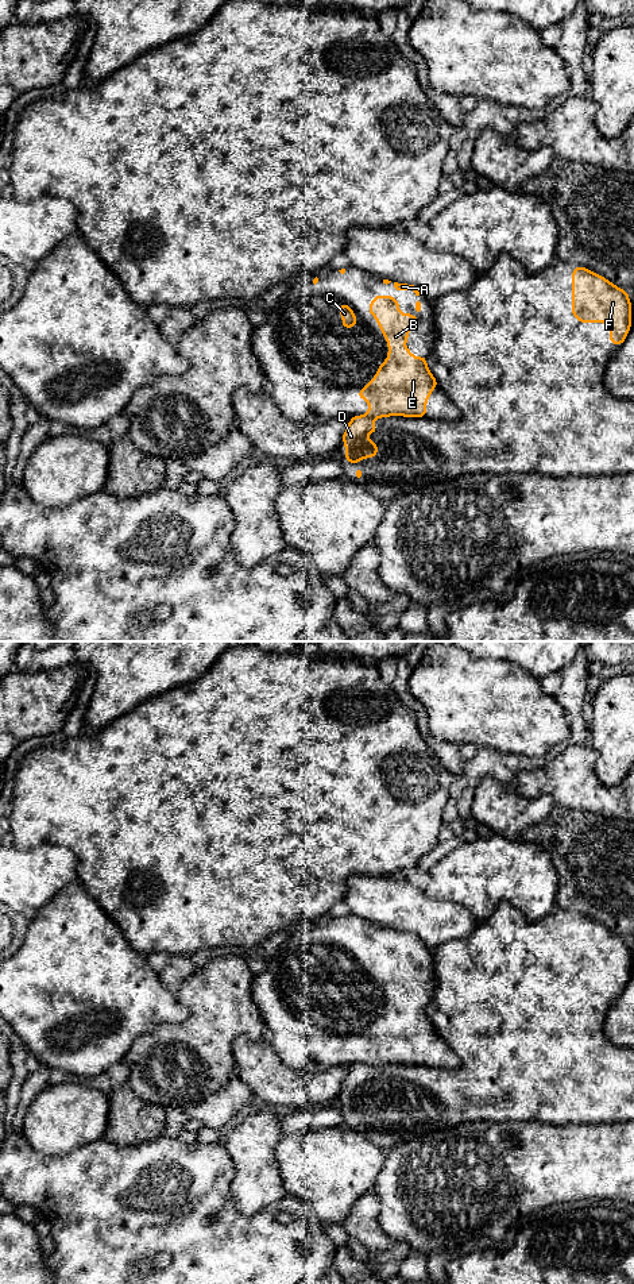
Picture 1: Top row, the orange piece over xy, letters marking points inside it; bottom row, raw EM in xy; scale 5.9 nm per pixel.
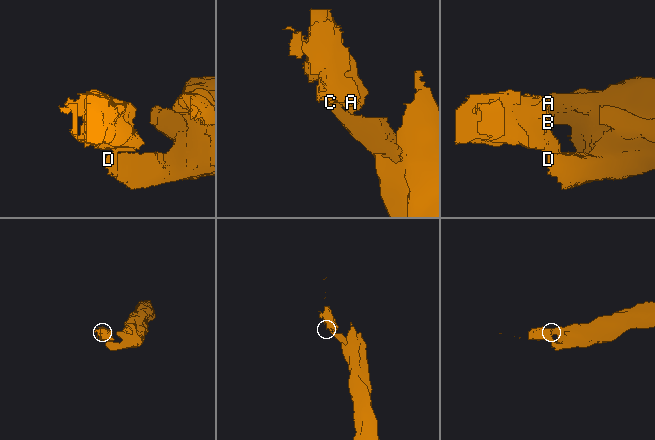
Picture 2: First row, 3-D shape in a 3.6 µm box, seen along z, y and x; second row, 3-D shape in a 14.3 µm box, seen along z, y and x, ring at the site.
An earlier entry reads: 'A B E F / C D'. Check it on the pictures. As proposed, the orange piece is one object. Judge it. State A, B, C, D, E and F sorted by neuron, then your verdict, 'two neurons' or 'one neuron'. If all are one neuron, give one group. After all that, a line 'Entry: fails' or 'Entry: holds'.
A B C E / D F | two neurons
Entry: fails

